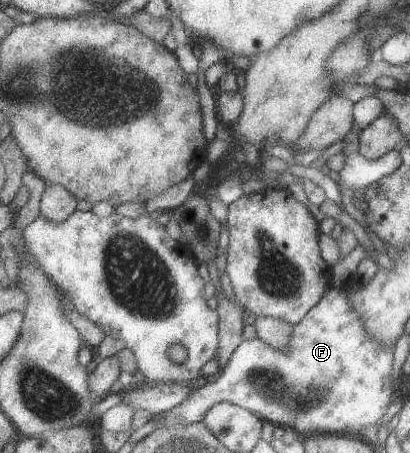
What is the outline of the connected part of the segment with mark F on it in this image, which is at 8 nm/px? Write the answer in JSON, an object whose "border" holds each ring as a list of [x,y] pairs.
{"border":[[[331,287],[330,290],[322,297],[315,306],[311,306],[311,310],[307,310],[307,314],[303,316],[300,322],[297,322],[293,326],[293,332],[291,332],[291,338],[289,338],[285,346],[279,346],[279,348],[271,348],[267,346],[265,342],[261,342],[259,338],[253,338],[253,340],[242,340],[242,342],[233,350],[227,364],[223,367],[223,370],[219,372],[219,378],[213,383],[205,384],[203,388],[195,388],[193,392],[189,394],[187,400],[181,402],[181,406],[175,406],[171,410],[165,410],[163,413],[155,415],[155,424],[157,426],[187,426],[187,424],[202,422],[202,416],[215,404],[216,402],[229,402],[229,404],[235,404],[240,408],[249,410],[257,415],[263,422],[270,422],[274,427],[280,427],[283,429],[291,429],[296,435],[303,436],[315,436],[315,434],[351,434],[357,435],[361,426],[367,426],[379,422],[383,414],[385,414],[388,406],[391,402],[391,395],[393,394],[391,384],[391,365],[393,360],[394,346],[389,348],[379,348],[365,332],[363,328],[363,322],[361,318],[357,316],[357,312],[351,308],[351,302],[347,300],[347,294],[345,290]]]}

